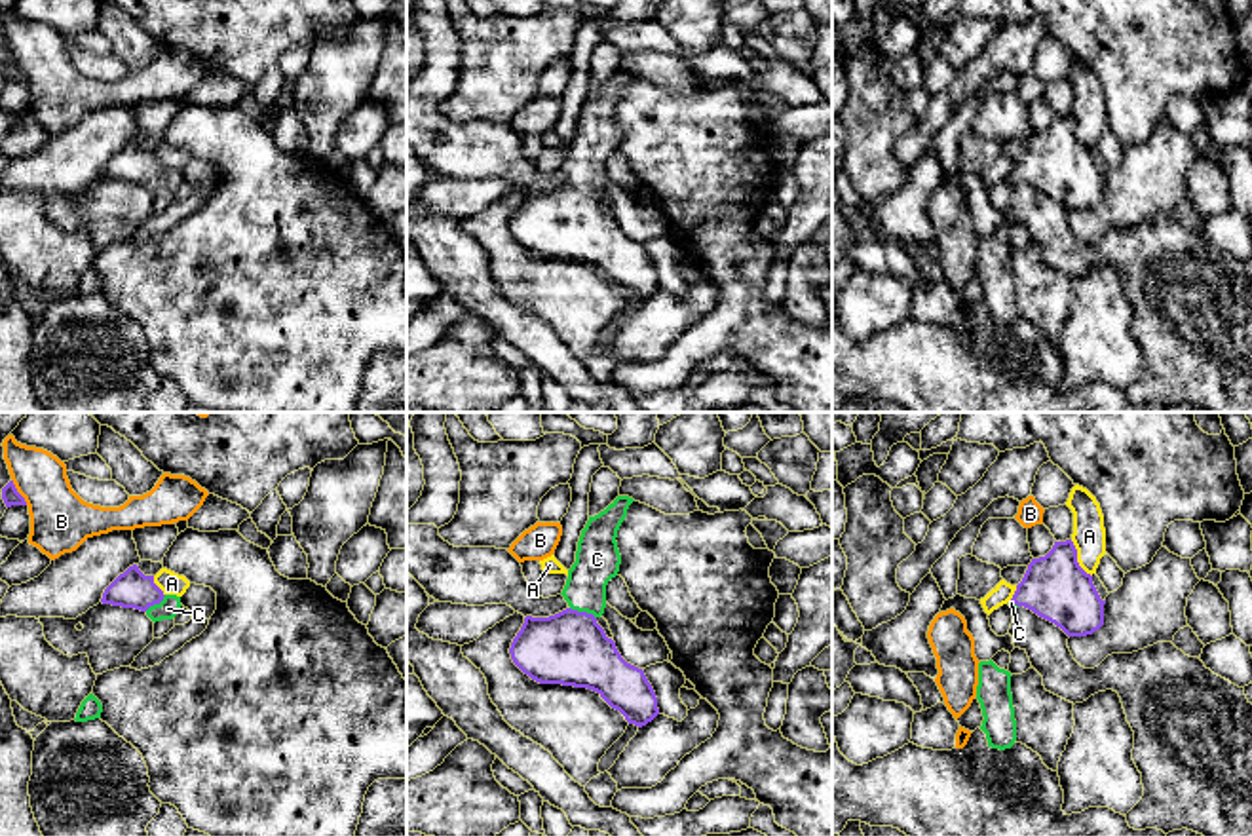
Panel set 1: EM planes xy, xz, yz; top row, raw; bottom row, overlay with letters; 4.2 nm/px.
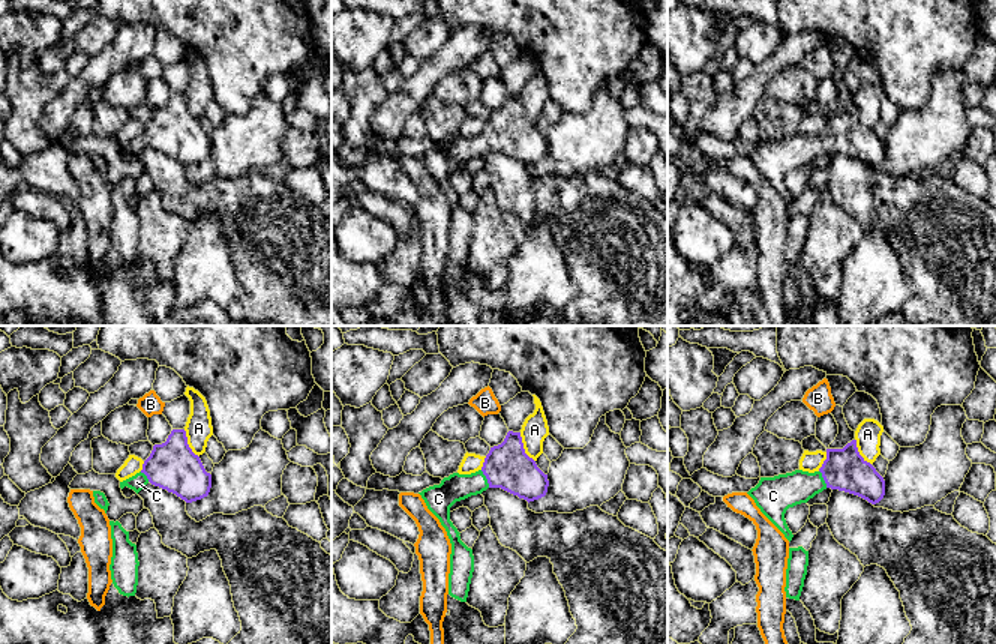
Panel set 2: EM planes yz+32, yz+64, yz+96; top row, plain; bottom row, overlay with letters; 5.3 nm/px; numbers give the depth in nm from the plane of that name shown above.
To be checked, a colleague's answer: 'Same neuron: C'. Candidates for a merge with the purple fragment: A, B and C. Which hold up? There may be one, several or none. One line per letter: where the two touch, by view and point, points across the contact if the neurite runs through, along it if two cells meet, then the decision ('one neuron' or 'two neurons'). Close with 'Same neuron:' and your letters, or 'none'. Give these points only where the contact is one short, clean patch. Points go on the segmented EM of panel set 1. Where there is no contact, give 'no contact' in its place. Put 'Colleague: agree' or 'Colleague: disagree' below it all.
A: yz (1076, 559) | two neurons
B: xy (18, 493) | two neurons
C: xz (584, 612) | across xz (570, 648), (574, 629), (584, 612), (586, 582), (597, 559) | one neuron
Same neuron: C
Colleague: agree

